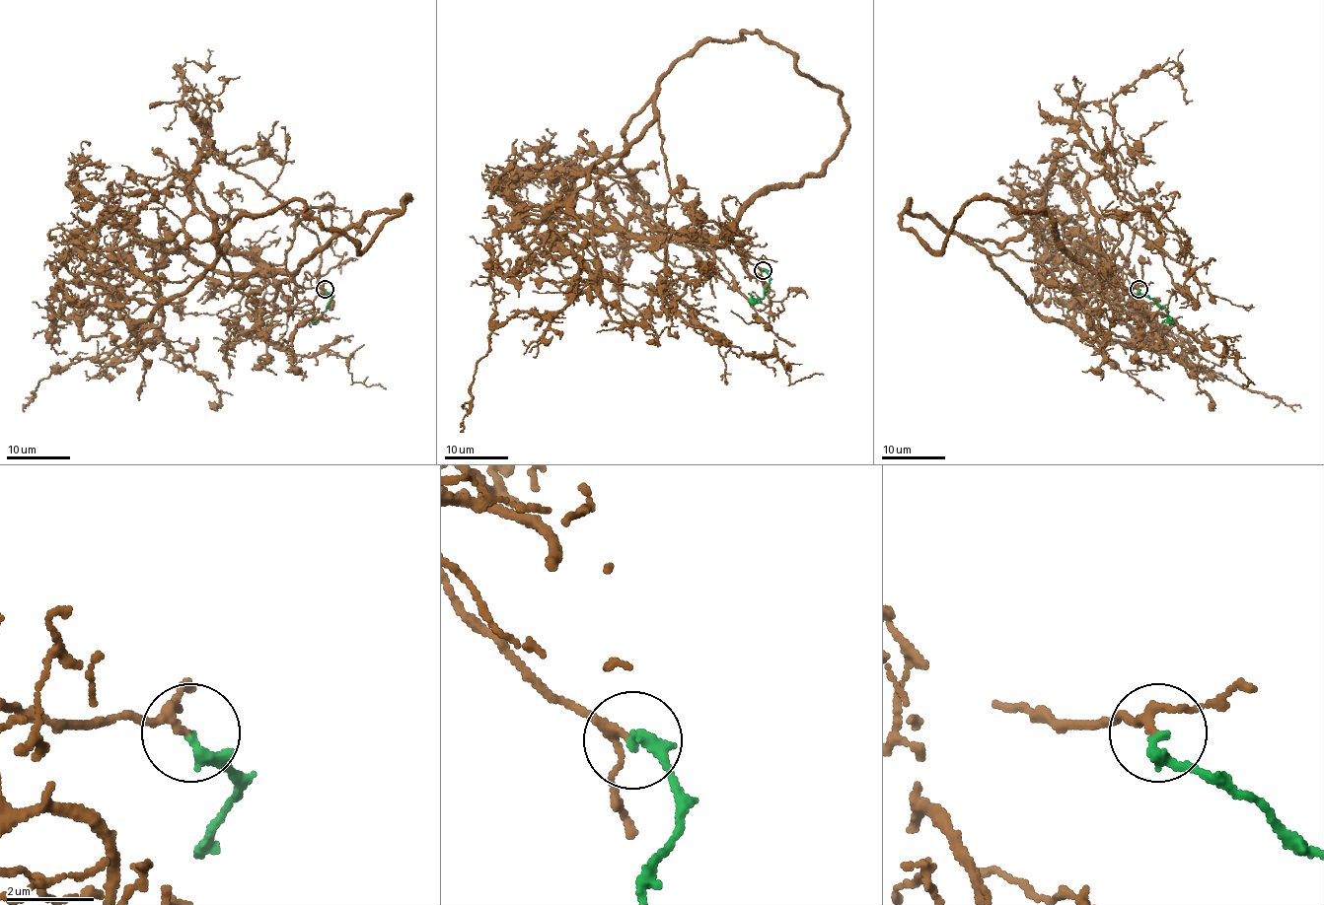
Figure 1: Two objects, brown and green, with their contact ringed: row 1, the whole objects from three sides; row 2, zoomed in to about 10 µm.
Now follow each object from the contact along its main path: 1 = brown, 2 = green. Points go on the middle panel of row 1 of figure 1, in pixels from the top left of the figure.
1: (763, 269), (729, 238), (597, 231), (597, 282), (558, 311), (517, 313), (493, 331), (463, 432)
2: (763, 269), (770, 279), (765, 297), (750, 305)

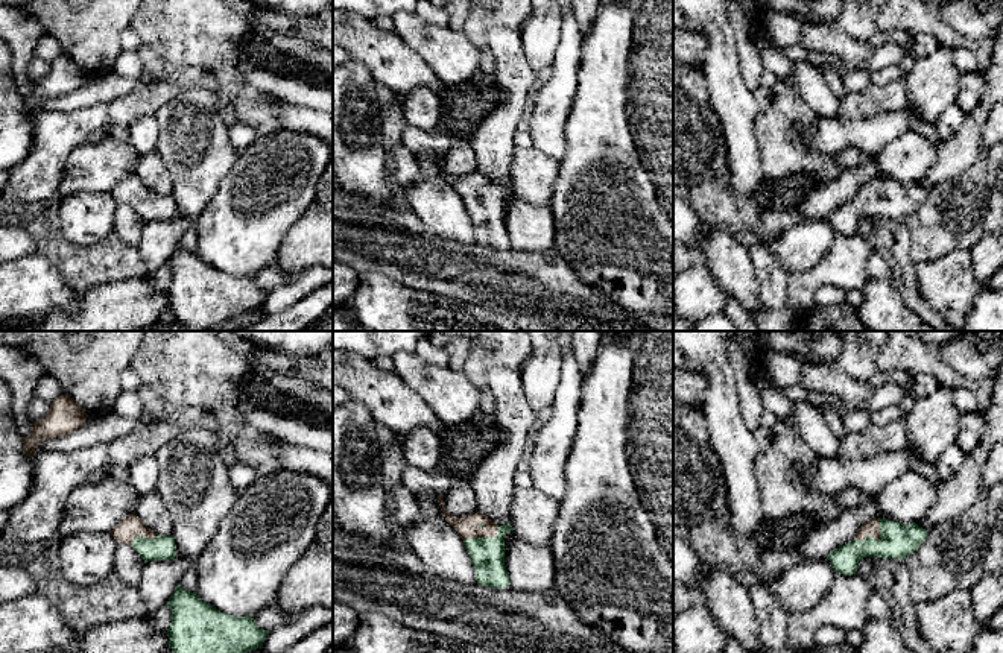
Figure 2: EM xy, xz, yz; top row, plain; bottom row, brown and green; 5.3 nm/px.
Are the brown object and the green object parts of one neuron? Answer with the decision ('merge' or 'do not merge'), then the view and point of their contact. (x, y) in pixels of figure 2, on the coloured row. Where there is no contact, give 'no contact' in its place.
merge; contact yz (876, 539)

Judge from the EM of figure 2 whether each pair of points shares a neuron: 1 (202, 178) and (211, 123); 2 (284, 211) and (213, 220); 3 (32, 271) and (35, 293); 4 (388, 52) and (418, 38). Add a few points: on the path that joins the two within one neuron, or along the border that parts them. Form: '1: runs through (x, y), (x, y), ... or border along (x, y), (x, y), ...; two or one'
1: runs through (202, 164), (202, 137); one
2: runs through (266, 216), (262, 219), (231, 220); one
3: runs through (32, 277), (32, 287); one
4: border along (392, 32), (430, 69); two

